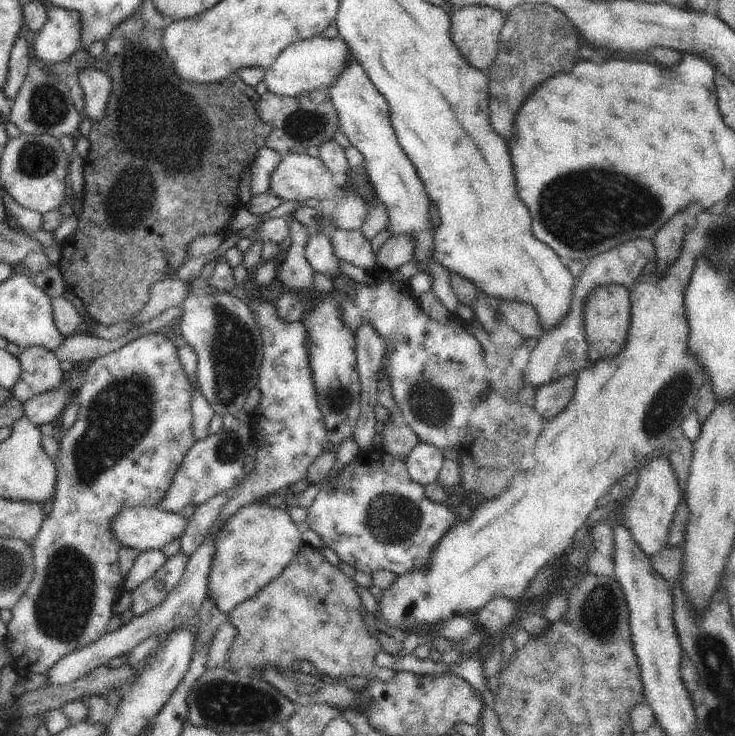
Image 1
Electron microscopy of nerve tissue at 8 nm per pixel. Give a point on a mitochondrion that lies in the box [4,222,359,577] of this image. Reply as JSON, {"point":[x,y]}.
{"point":[119,417]}

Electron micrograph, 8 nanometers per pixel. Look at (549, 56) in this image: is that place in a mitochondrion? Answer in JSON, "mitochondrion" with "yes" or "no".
{"mitochondrion":"yes"}

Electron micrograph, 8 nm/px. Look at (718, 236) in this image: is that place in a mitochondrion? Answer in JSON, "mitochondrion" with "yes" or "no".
{"mitochondrion":"yes"}

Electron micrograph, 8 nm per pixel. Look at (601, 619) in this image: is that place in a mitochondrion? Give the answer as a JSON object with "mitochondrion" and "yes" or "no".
{"mitochondrion":"yes"}

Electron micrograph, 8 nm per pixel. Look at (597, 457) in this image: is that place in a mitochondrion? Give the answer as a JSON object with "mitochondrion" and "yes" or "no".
{"mitochondrion":"no"}

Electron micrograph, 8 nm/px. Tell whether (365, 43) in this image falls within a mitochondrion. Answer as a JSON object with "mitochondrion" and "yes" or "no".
{"mitochondrion":"no"}

